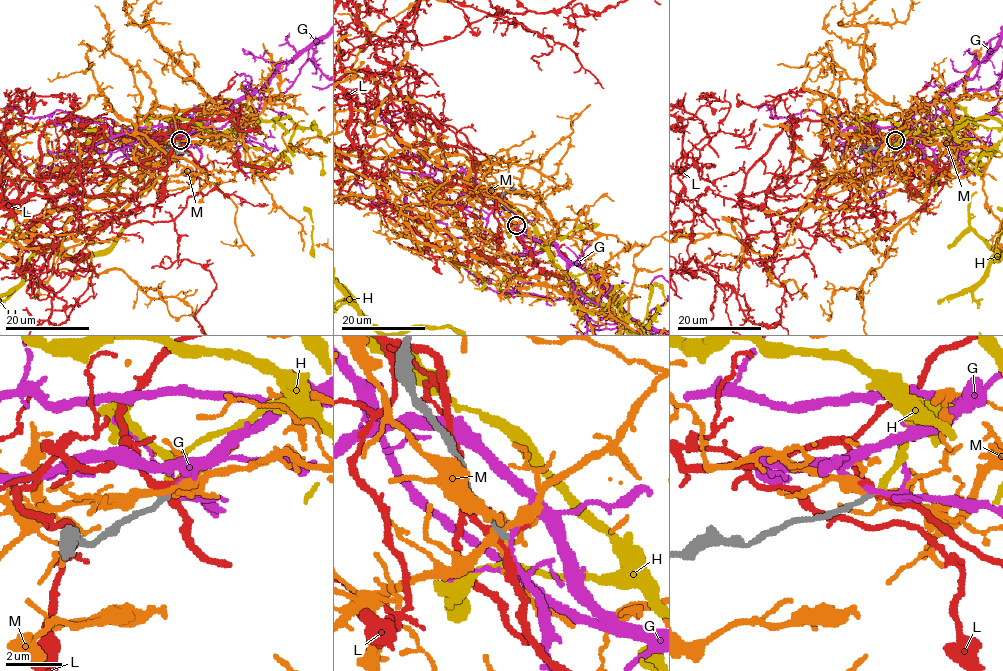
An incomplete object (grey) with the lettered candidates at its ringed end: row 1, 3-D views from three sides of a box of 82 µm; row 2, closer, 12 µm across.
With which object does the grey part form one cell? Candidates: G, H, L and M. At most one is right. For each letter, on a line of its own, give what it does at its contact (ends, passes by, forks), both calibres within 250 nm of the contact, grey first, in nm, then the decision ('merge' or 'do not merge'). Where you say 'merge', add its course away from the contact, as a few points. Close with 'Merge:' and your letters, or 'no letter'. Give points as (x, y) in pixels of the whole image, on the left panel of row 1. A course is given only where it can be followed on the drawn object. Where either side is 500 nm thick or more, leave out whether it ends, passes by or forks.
G: it passes by; calibres 200 and 200 nm; do not merge
H: it ends; calibres 200 and 200 nm; merge
L: it passes by; calibres 200 and 280 nm; do not merge
M: it forks; calibres 200 and 220 nm; do not merge
Merge: H

